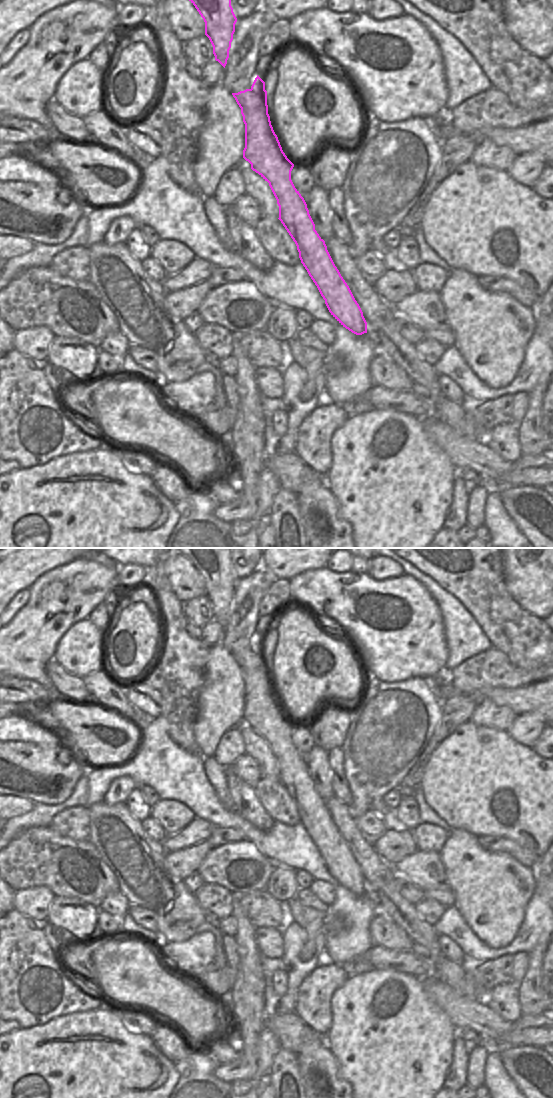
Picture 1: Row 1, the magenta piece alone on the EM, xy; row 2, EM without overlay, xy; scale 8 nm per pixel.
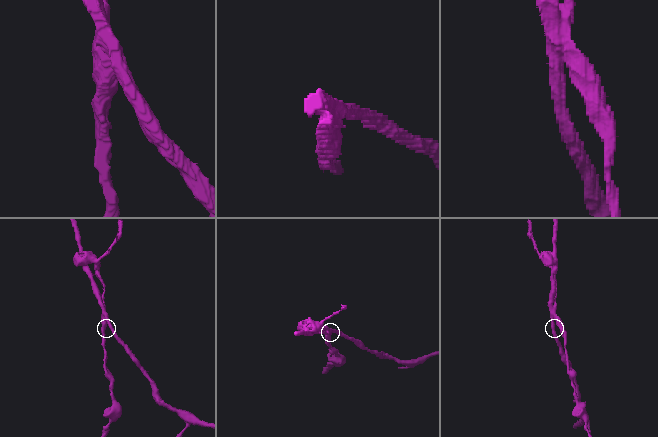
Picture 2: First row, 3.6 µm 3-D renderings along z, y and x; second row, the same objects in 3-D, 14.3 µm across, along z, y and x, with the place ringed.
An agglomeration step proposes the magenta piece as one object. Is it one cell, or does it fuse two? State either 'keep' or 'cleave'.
cleave

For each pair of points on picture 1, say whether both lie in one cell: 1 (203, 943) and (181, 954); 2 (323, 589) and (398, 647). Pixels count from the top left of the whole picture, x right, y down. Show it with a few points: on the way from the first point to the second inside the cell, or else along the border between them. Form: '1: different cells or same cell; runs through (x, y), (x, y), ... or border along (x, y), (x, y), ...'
1: same cell; runs through (198, 948), (192, 954), (186, 954)
2: same cell; runs through (342, 608), (352, 621), (361, 621), (379, 631)

